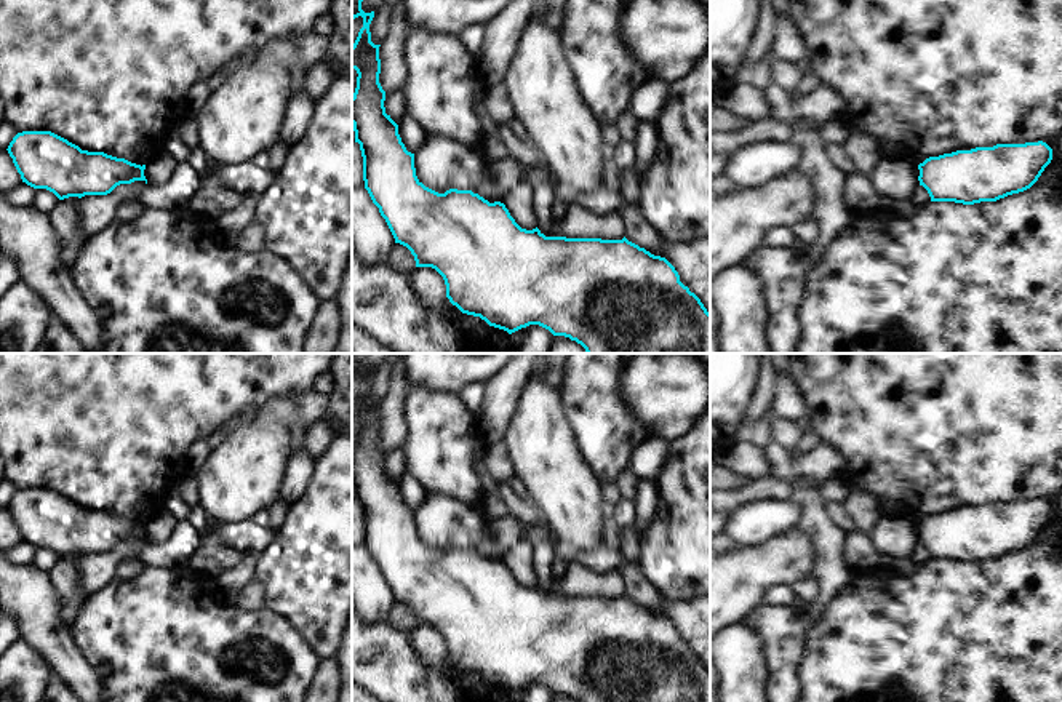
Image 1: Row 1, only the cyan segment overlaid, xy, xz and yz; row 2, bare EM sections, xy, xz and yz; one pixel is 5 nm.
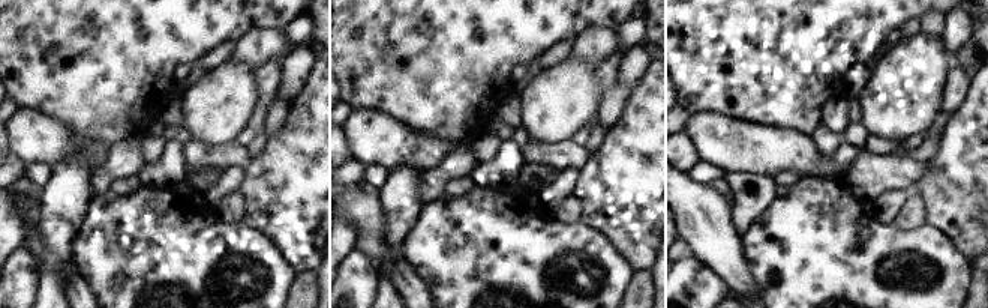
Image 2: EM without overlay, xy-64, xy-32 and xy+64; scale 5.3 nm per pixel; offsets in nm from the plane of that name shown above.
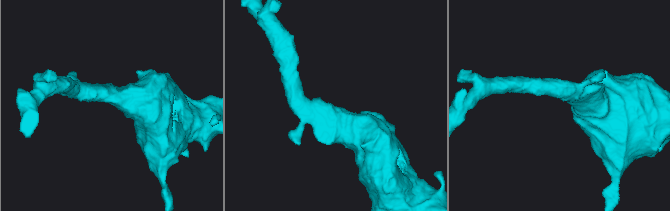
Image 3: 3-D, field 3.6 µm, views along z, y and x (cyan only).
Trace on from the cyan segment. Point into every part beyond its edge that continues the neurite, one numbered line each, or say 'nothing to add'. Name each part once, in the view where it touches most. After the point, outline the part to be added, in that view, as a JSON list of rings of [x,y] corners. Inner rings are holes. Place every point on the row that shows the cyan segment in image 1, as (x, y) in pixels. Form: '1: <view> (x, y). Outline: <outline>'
nothing to add

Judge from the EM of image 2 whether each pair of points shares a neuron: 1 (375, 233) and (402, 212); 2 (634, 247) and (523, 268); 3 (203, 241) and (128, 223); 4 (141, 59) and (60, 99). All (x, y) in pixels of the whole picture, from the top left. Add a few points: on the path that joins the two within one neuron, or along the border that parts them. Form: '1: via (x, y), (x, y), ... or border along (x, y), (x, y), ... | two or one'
1: border along (377, 193), (381, 202), (384, 244), (398, 256) | two
2: border along (591, 227), (616, 250), (634, 272) | two
3: via (185, 241), (156, 241), (152, 236), (146, 236) | one
4: via (122, 59), (101, 59), (80, 80) | one

